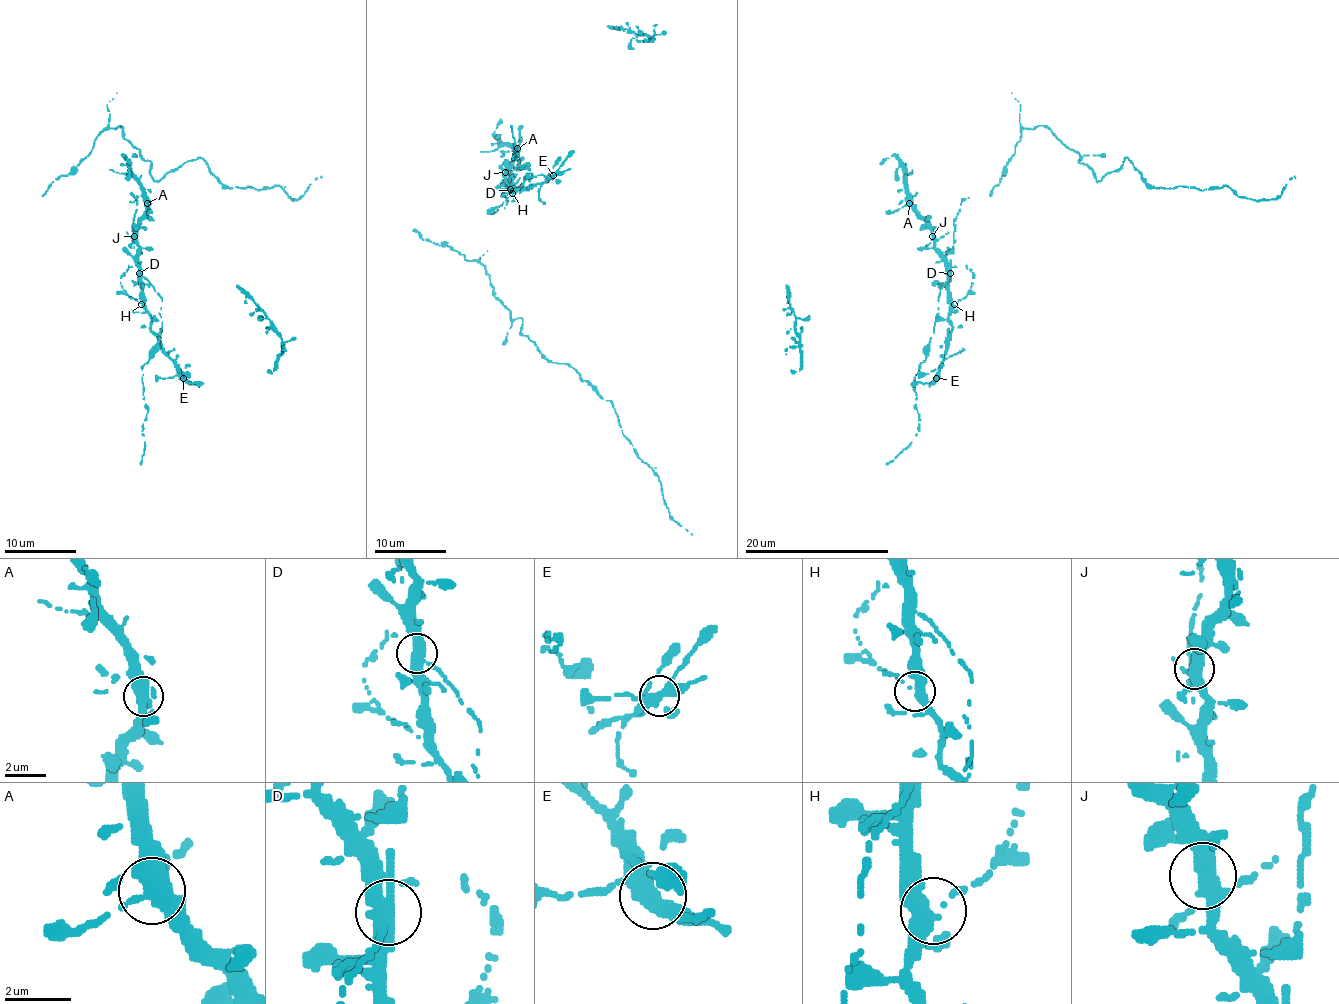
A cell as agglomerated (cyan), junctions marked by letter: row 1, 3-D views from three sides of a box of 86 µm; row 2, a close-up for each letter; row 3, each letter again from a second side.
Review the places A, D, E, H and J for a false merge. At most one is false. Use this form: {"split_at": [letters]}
{"split_at": []}

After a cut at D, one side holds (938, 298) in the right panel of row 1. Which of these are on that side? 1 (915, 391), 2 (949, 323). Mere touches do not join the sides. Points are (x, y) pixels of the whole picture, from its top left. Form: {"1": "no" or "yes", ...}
{"1": "yes", "2": "no"}

